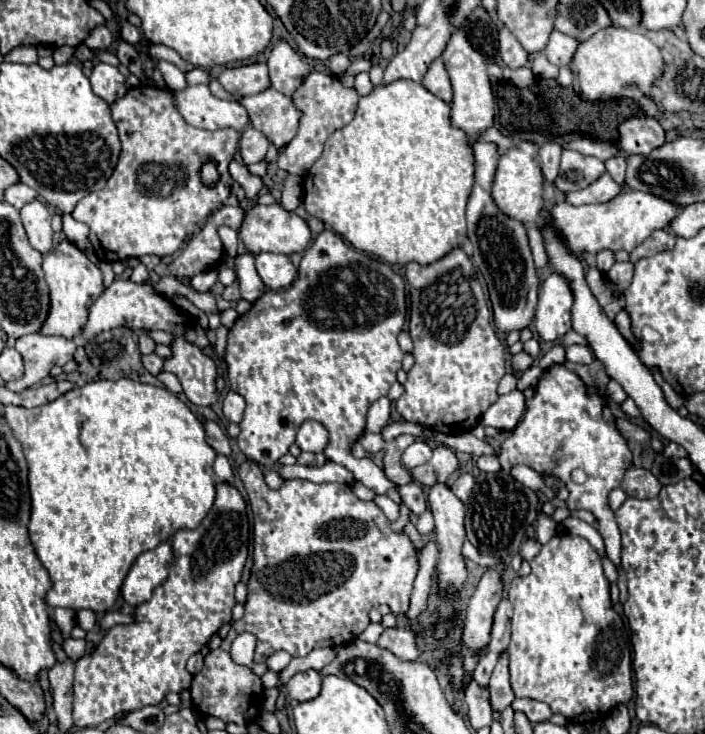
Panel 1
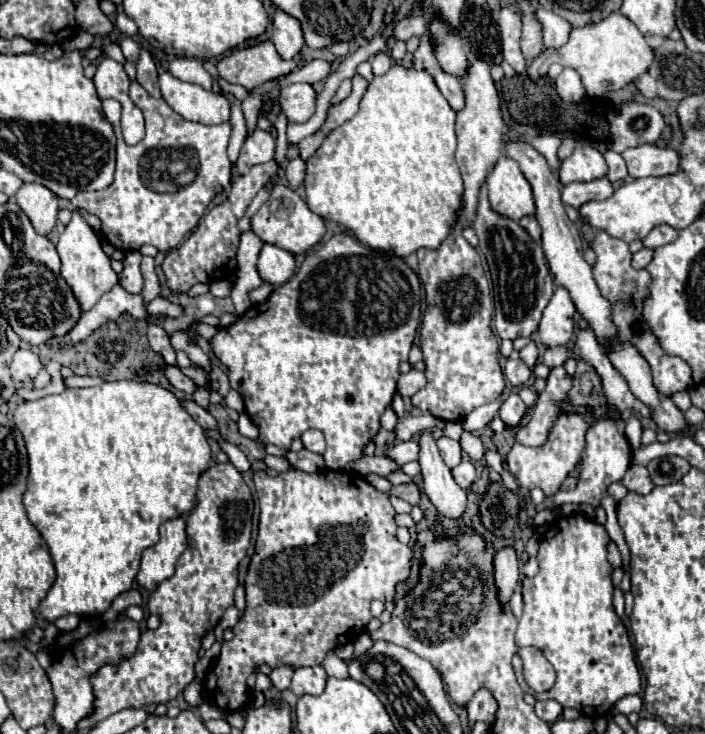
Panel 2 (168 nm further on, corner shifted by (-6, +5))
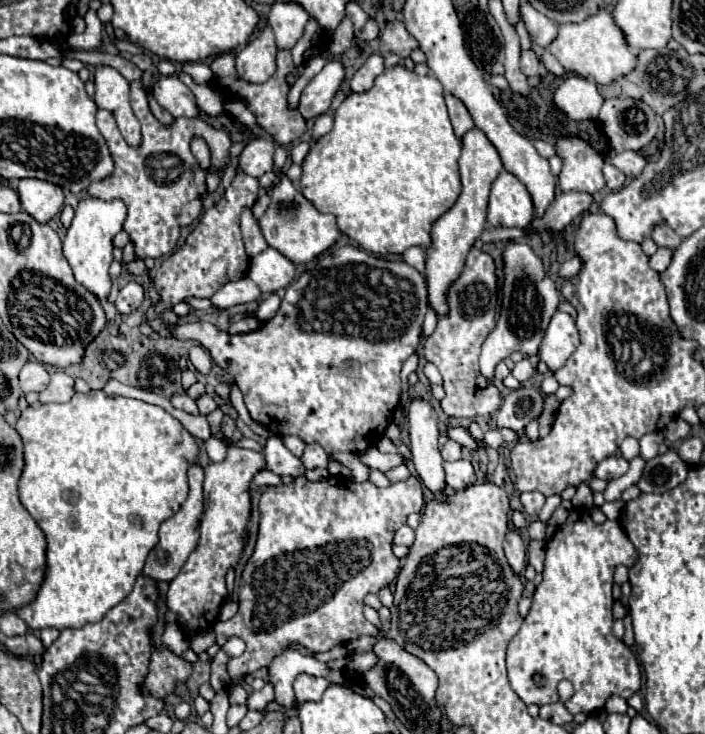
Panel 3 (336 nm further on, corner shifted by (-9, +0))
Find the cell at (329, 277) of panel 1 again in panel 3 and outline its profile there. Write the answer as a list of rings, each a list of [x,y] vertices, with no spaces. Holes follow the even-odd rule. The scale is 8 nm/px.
[[[338,247],[338,249],[330,249],[328,255],[322,255],[308,271],[304,271],[298,279],[294,279],[288,287],[286,287],[286,295],[282,299],[280,311],[276,313],[274,319],[266,321],[260,329],[250,331],[250,333],[242,333],[242,335],[228,335],[218,331],[212,323],[184,323],[178,325],[172,333],[172,337],[176,339],[196,339],[200,341],[202,347],[206,347],[212,353],[212,359],[216,361],[216,365],[220,365],[224,371],[228,371],[234,377],[234,383],[240,387],[240,391],[244,393],[244,403],[252,415],[252,419],[256,419],[258,423],[262,423],[266,429],[268,427],[276,427],[276,429],[268,429],[274,435],[298,435],[302,441],[308,443],[318,443],[326,449],[326,453],[332,451],[350,451],[350,453],[362,453],[370,447],[374,447],[382,437],[386,427],[392,423],[394,417],[394,409],[400,401],[400,369],[404,365],[404,361],[418,349],[420,343],[420,331],[422,331],[422,321],[428,309],[428,291],[426,291],[426,281],[422,277],[420,271],[416,271],[414,267],[410,267],[404,261],[388,261],[382,257],[376,257],[368,251],[362,251],[358,247]]]

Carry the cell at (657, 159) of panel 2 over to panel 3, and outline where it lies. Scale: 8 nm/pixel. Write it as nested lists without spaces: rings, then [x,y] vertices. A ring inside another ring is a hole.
[[[626,151],[626,153],[618,153],[618,155],[606,155],[604,157],[606,163],[618,167],[626,177],[638,177],[646,165],[646,159],[636,153],[636,151]]]

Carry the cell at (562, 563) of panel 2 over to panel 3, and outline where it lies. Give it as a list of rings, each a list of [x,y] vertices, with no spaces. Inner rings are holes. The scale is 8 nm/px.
[[[586,509],[570,511],[566,523],[546,543],[542,583],[532,597],[530,613],[506,651],[510,687],[526,705],[556,703],[556,685],[562,679],[574,685],[574,695],[566,701],[572,715],[600,711],[610,695],[628,699],[640,691],[636,657],[612,635],[614,569],[618,565],[632,567],[636,559],[638,551],[618,521],[596,525]],[[536,675],[540,675],[538,681]]]

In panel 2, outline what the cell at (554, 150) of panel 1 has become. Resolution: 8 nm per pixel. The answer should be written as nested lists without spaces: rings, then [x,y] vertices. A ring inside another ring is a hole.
[[[556,134],[538,135],[537,138],[531,140],[531,146],[533,146],[539,154],[543,154],[543,158],[547,160],[547,164],[549,164],[553,170],[557,170],[557,168],[561,166],[561,160],[559,160],[559,156],[557,156],[557,150],[559,150],[559,146],[561,146],[561,138],[557,138]]]

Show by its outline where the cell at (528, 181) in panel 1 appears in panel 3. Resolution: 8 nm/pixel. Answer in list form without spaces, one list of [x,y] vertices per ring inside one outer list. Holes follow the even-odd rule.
[[[502,171],[492,183],[488,201],[488,225],[526,227],[534,217],[532,197],[526,187],[508,171]]]

